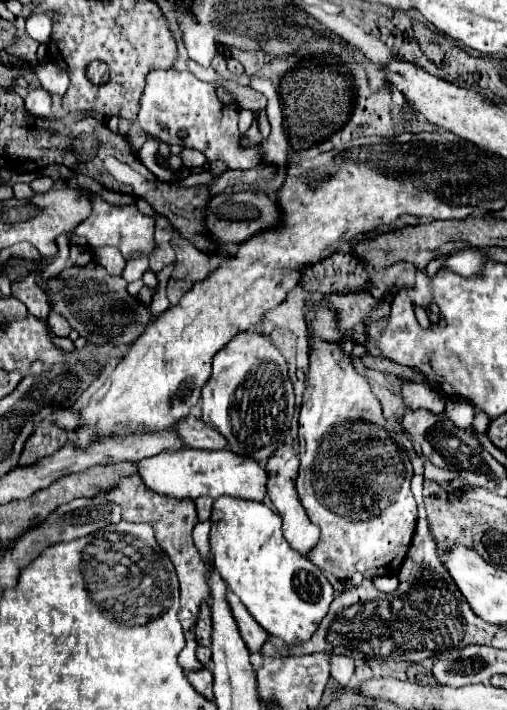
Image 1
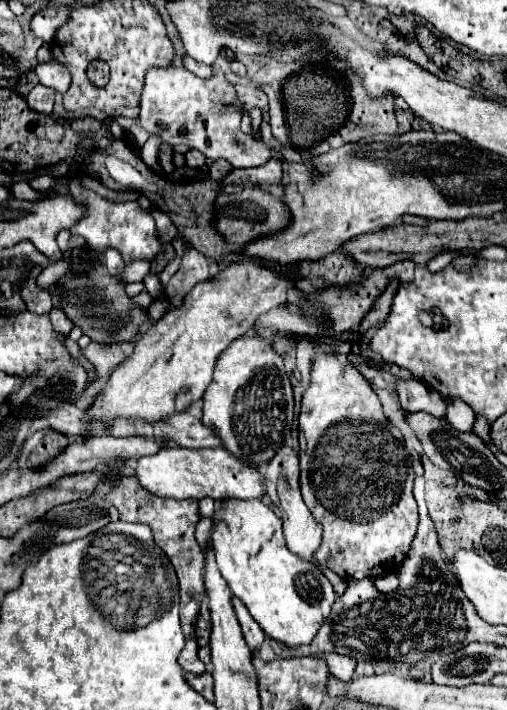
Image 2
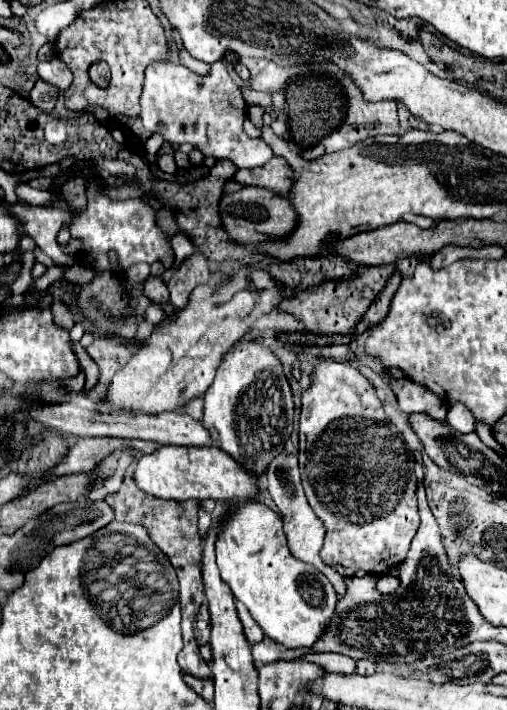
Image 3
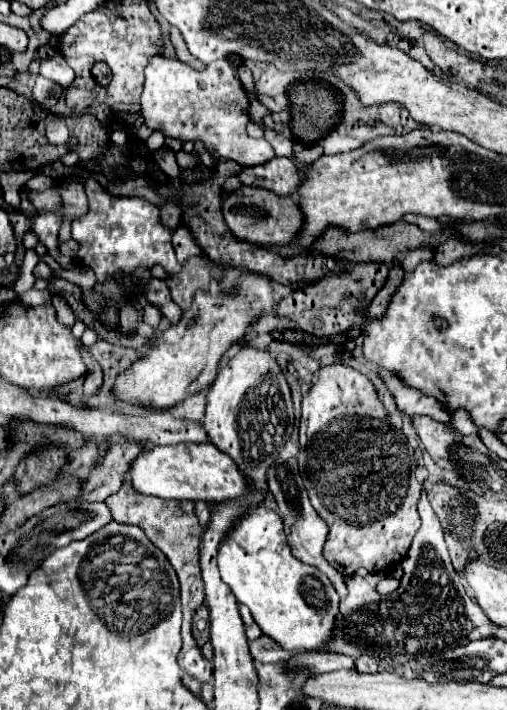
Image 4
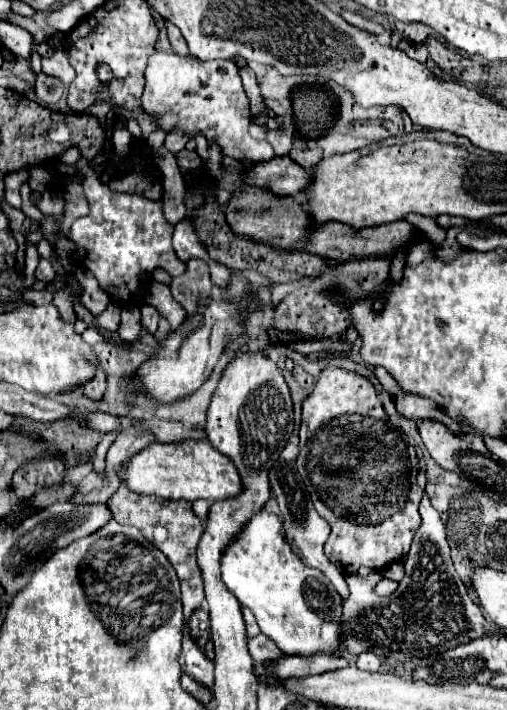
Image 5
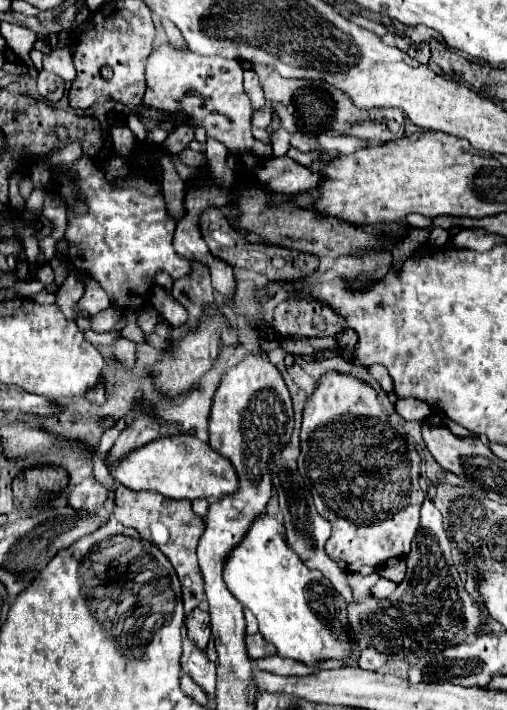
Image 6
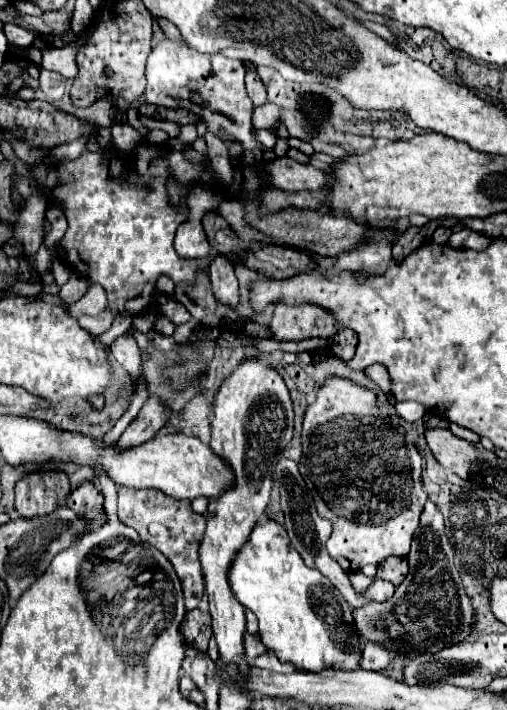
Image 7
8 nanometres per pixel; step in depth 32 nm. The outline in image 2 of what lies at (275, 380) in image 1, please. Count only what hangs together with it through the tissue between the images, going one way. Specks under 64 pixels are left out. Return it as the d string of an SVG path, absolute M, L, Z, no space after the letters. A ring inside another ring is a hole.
M252 332L236 338L216 358L214 378L206 388L202 402L202 422L224 440L226 450L256 466L266 464L292 430L294 394L284 360L270 342Z

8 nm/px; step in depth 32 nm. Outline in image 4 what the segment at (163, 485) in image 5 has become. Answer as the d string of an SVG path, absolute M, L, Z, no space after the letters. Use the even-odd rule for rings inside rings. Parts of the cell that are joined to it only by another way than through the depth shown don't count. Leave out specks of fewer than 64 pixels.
M178 444L178 446L154 446L142 452L130 470L132 486L138 492L152 494L158 498L174 500L204 500L204 502L226 502L242 498L252 492L252 484L234 464L234 460L220 452L214 444Z

